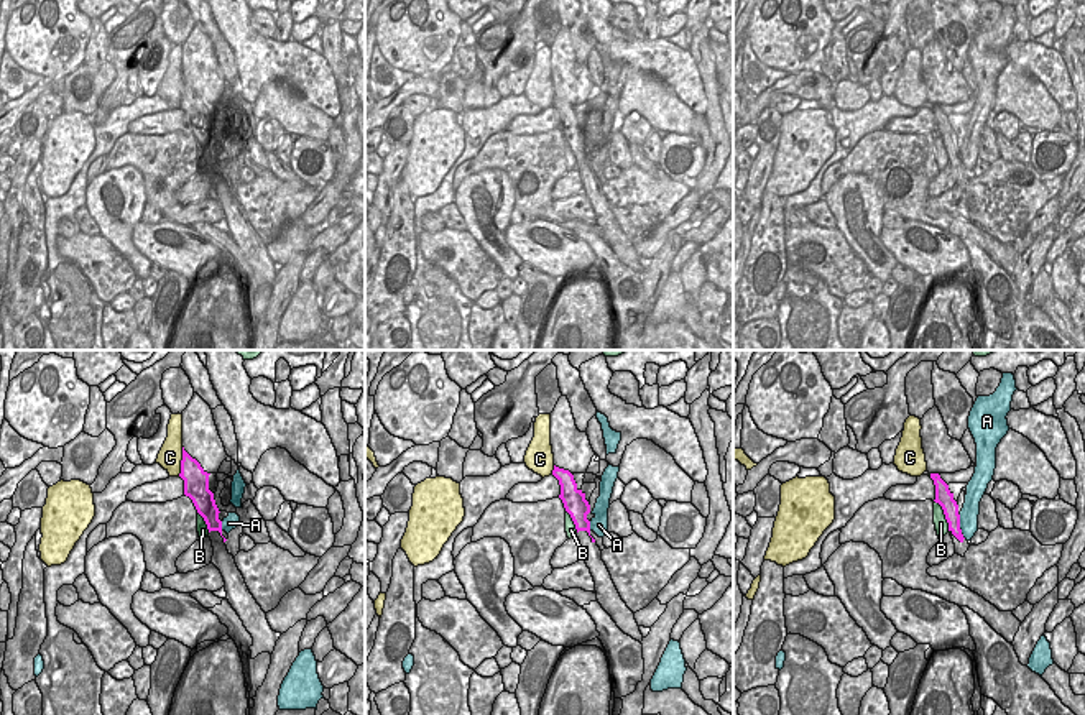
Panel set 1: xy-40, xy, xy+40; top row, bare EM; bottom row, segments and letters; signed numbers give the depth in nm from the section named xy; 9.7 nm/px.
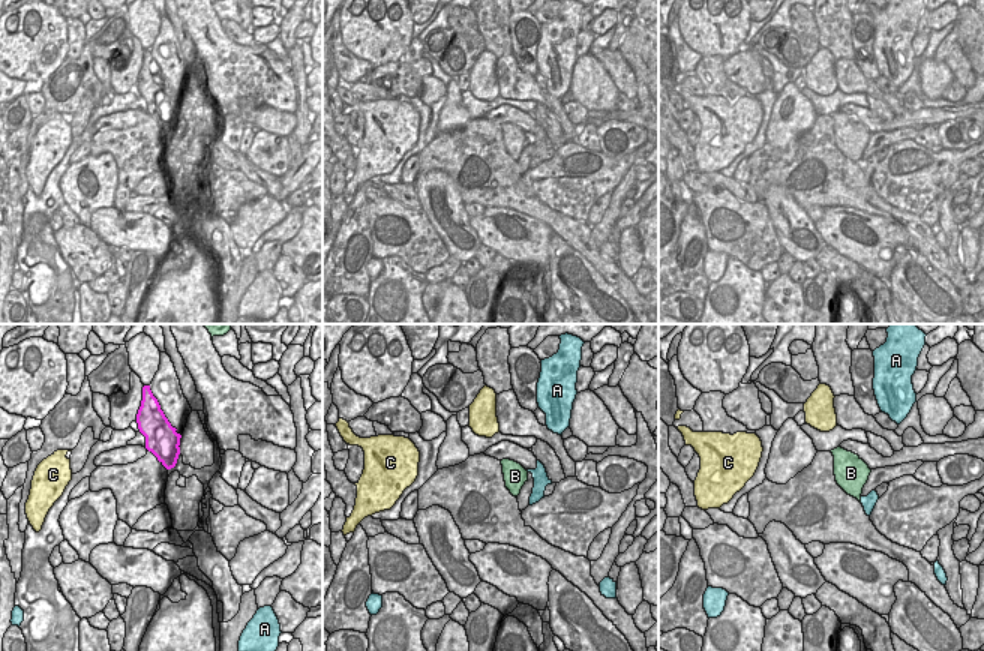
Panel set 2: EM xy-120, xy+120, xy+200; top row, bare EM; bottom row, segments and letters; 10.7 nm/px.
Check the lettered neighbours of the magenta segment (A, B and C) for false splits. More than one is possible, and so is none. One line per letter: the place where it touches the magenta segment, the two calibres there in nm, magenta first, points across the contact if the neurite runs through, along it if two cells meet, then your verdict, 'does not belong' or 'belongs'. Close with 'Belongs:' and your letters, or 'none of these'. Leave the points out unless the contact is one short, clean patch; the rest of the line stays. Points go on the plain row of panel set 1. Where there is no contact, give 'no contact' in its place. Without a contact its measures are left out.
A: contact xy+40 (959, 158); calibres 160 and 190 nm; border xy+40 (959, 147), (959, 160), (965, 170); does not belong
B: contact xy+40 (944, 145); calibres 160 and 130 nm; border xy+40 (934, 132), (941, 138), (949, 161); does not belong
C: contact xy-40 (181, 94); calibres 260 and 240 nm; does not belong
Belongs: none of these

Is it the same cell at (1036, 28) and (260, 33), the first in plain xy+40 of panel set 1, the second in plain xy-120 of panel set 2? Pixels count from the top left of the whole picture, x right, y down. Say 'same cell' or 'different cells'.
same cell

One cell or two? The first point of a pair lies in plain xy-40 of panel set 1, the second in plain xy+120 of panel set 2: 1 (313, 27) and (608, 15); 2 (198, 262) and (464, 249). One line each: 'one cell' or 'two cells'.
1: one cell
2: two cells

